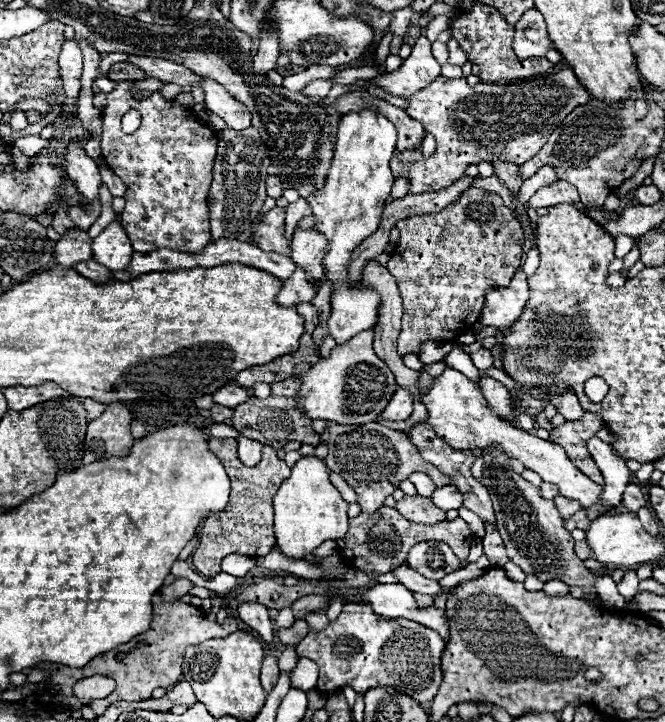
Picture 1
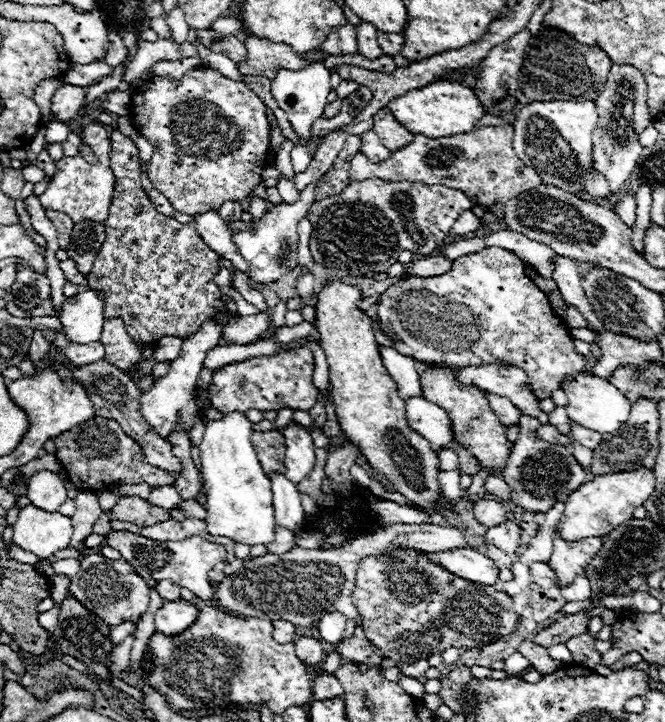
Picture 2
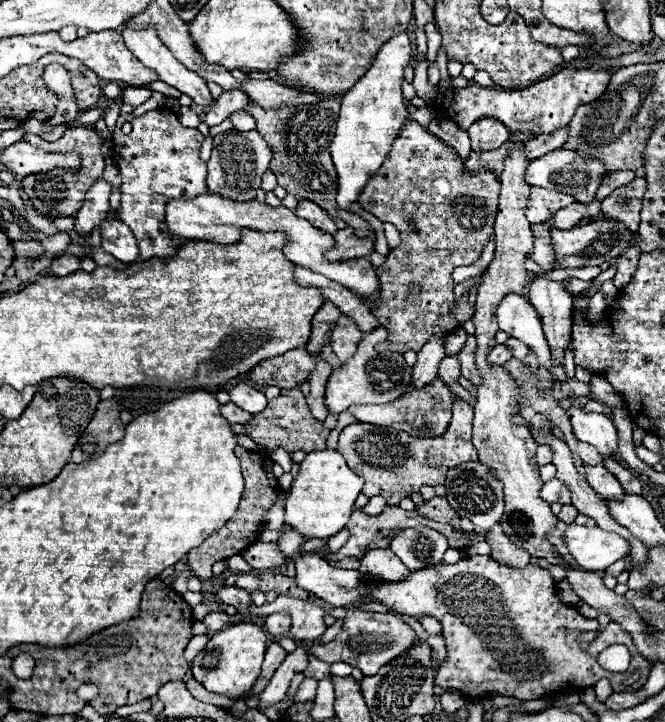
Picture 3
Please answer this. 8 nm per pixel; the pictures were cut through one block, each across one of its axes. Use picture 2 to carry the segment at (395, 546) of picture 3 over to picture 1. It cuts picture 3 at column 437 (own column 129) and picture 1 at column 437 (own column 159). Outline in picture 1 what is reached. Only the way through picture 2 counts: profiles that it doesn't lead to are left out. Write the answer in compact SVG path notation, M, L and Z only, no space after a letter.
M436 540L414 544L408 552L406 564L418 570L422 576L434 578L434 580L440 580L446 574L460 568L460 560L454 556L450 546Z

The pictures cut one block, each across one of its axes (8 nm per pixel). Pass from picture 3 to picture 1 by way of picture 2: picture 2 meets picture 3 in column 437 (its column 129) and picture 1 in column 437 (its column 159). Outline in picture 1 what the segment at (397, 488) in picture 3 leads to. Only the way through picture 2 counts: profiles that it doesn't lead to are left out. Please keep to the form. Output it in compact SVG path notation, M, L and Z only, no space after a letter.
M378 422L368 424L334 424L330 426L330 440L328 440L328 456L326 464L332 472L338 472L358 494L358 504L362 512L374 514L388 496L406 480L412 472L428 474L436 486L450 484L450 476L442 474L436 466L426 462L418 448L408 440L408 436L400 430L390 430Z

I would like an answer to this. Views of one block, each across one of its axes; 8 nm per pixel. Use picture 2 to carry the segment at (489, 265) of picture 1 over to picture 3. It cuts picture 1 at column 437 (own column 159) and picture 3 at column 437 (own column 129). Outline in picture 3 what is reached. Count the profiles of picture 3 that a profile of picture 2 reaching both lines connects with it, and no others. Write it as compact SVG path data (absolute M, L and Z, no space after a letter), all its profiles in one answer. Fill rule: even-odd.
M410 120L410 124L402 128L398 142L392 144L386 156L384 166L380 166L380 170L370 178L370 182L364 186L358 198L360 206L366 212L374 214L382 222L392 222L402 234L400 246L390 250L386 262L376 268L382 291L381 298L372 306L372 314L388 330L388 340L378 344L378 350L392 350L400 354L404 354L406 350L418 352L430 336L448 334L450 330L458 328L464 320L468 320L474 314L472 306L468 304L468 298L460 298L460 304L456 304L456 314L450 312L454 306L452 272L454 268L470 266L480 258L482 248L488 242L488 236L492 234L494 218L498 212L498 196L500 196L500 182L490 170L480 168L468 174L464 160L450 144L430 134L418 122ZM410 282L418 282L422 290L420 296L406 294L406 286L410 286Z

